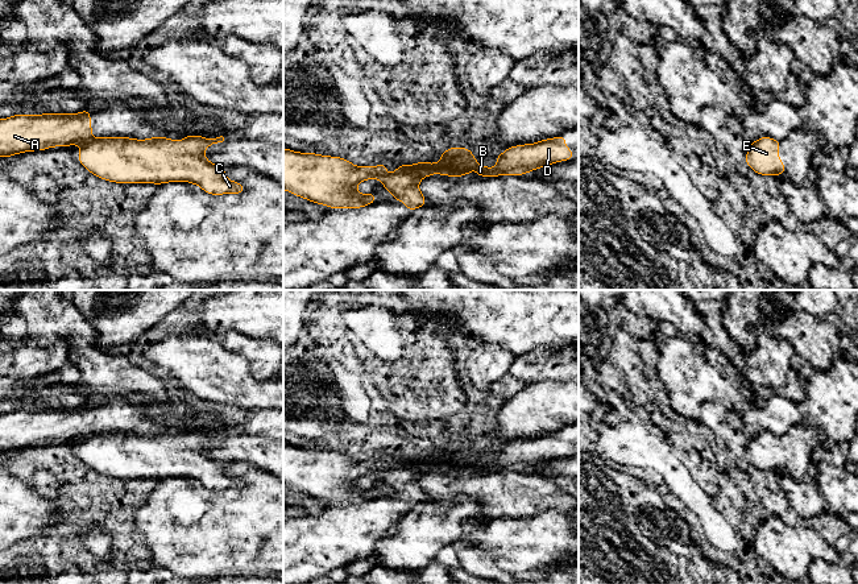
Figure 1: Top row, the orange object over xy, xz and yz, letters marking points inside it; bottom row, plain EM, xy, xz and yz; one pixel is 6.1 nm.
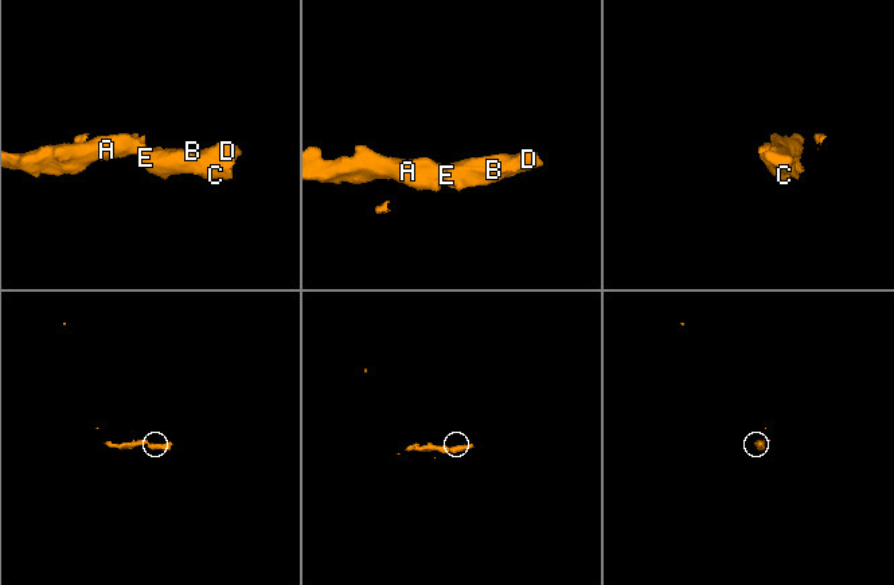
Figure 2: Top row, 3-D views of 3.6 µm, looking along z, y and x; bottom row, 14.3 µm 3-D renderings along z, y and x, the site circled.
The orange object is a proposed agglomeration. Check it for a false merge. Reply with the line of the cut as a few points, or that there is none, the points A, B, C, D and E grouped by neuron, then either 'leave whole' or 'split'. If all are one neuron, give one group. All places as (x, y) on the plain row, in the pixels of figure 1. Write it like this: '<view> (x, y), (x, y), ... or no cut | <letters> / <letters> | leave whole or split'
xy (92, 434), (85, 438) | A / B C D E | split

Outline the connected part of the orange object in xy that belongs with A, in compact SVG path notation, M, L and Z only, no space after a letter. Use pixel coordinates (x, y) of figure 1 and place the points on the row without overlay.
M90 405L79 409L18 409L0 414L0 452L92 435Z

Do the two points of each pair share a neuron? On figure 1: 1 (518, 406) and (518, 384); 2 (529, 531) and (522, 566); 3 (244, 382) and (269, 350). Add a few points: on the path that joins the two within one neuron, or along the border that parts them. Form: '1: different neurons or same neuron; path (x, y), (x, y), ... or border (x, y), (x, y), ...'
1: different neurons; border (527, 384), (508, 398)
2: same neuron; path (529, 539), (525, 558)
3: different neurons; border (229, 351), (239, 352), (255, 376), (269, 377)

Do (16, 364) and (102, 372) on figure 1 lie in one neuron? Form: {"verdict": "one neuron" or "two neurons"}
{"verdict": "two neurons"}

